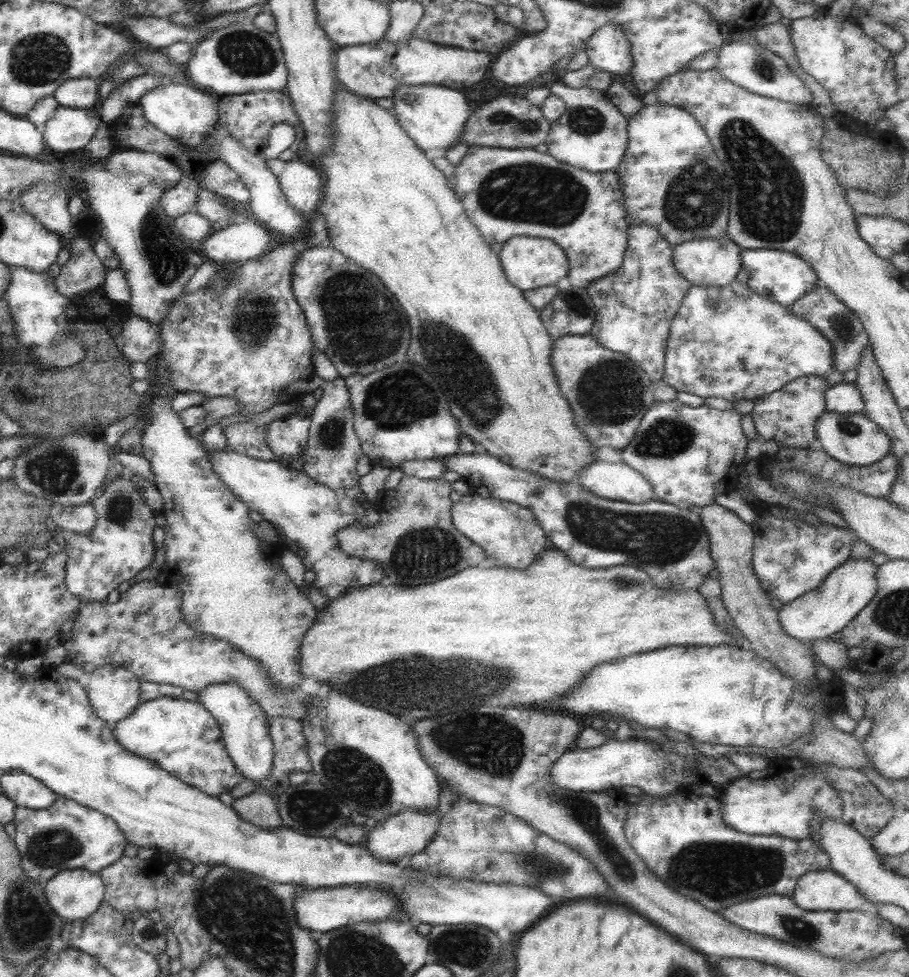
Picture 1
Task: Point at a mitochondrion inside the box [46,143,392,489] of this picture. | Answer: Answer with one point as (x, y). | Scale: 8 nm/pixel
(168, 260)

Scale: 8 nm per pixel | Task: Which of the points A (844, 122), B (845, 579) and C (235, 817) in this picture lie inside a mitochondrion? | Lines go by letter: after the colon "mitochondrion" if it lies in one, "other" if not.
A: other
B: other
C: other

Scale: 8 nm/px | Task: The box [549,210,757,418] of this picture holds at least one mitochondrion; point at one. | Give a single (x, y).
(575, 301)

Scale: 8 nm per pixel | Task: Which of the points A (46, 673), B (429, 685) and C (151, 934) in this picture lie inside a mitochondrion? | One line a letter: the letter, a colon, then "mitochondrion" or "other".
A: other
B: mitochondrion
C: mitochondrion

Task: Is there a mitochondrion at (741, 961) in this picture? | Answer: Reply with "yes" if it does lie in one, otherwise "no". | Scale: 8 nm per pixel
no

